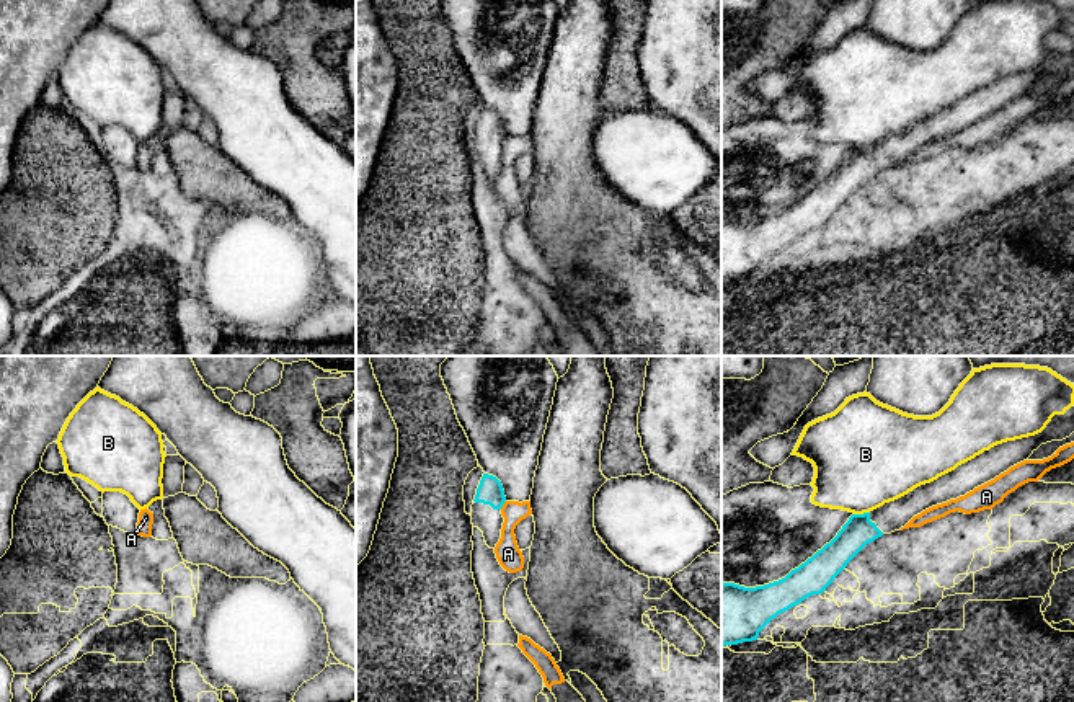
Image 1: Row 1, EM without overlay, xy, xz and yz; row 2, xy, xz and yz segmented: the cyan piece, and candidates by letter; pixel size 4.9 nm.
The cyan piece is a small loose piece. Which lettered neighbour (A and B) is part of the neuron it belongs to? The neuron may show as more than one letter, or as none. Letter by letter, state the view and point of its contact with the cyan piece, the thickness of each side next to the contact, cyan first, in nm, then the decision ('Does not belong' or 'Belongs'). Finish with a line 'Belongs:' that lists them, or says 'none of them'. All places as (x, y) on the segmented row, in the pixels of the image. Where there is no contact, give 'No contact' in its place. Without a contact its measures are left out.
A: Touches cyan at xz (503, 503). Thickness 130 nm (cyan) against 120 nm. Does not belong
B: Touches cyan at yz (860, 515). Thickness 150 nm (cyan) against 460 nm. Does not belong
Belongs: none of them

